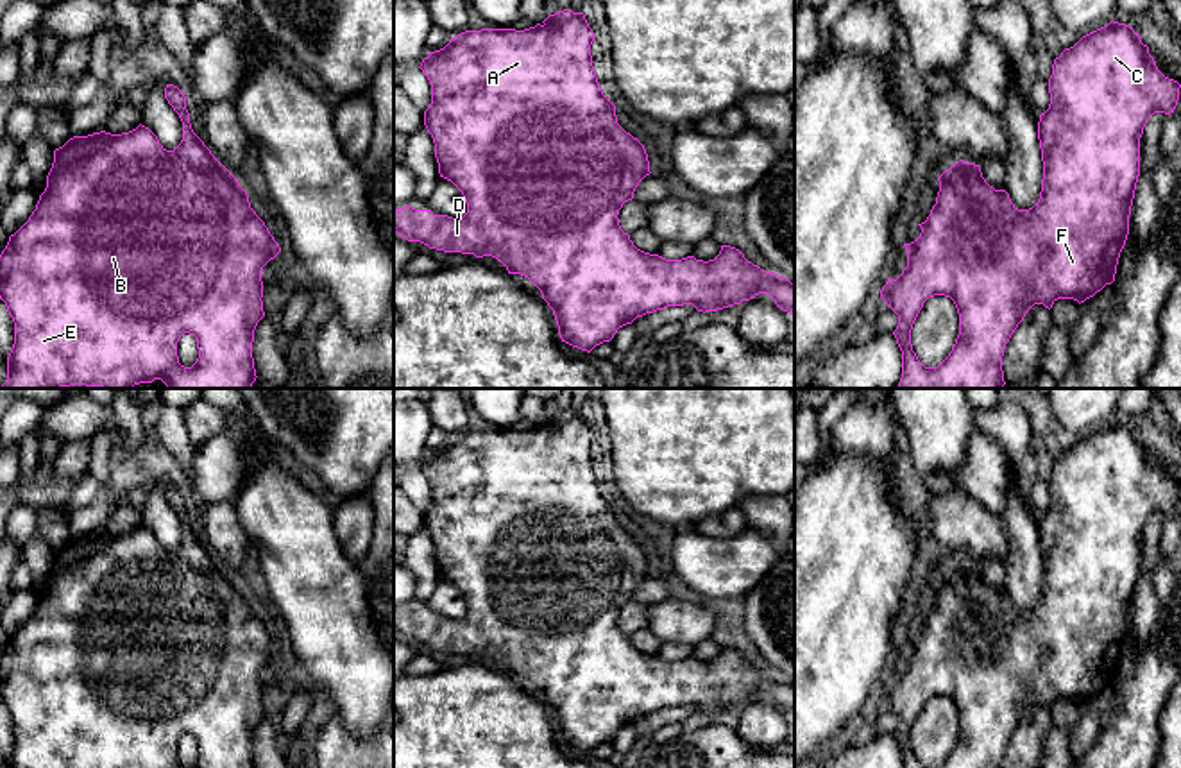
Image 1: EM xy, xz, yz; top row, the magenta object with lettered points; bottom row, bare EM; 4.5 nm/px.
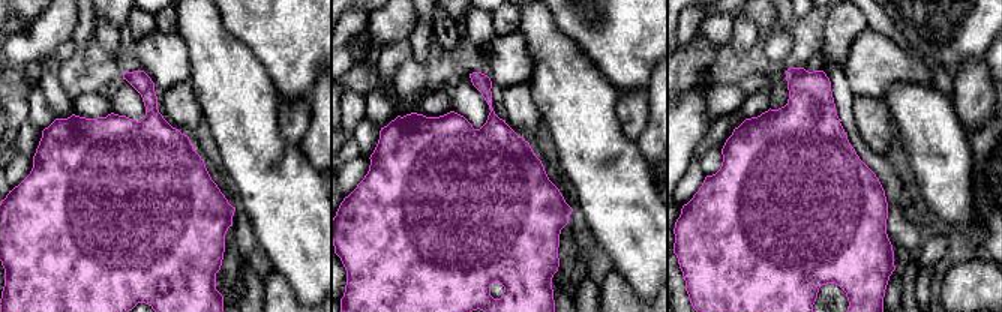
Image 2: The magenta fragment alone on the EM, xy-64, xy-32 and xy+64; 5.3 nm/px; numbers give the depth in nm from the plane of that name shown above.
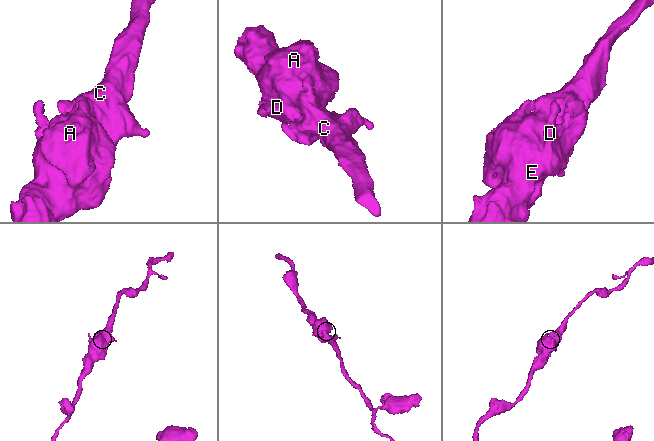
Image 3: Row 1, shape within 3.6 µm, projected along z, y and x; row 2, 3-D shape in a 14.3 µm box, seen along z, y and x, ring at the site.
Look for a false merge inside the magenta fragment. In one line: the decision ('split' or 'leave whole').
leave whole

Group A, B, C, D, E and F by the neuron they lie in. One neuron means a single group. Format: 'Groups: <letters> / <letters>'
Groups: A B C D E F

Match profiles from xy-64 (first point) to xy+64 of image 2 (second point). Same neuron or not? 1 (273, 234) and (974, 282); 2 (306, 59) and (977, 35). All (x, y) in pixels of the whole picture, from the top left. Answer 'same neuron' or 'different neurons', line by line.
1: different neurons
2: same neuron

